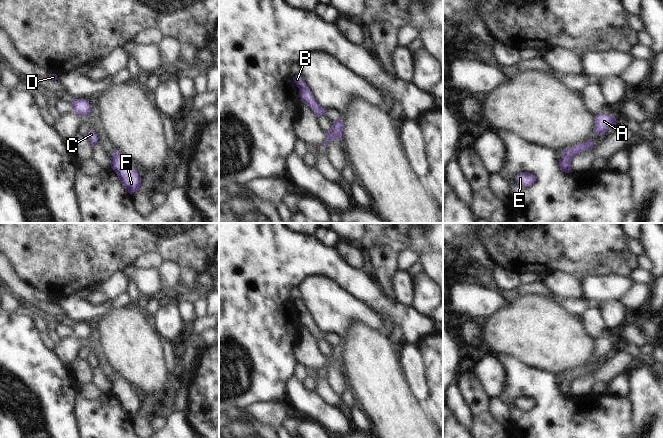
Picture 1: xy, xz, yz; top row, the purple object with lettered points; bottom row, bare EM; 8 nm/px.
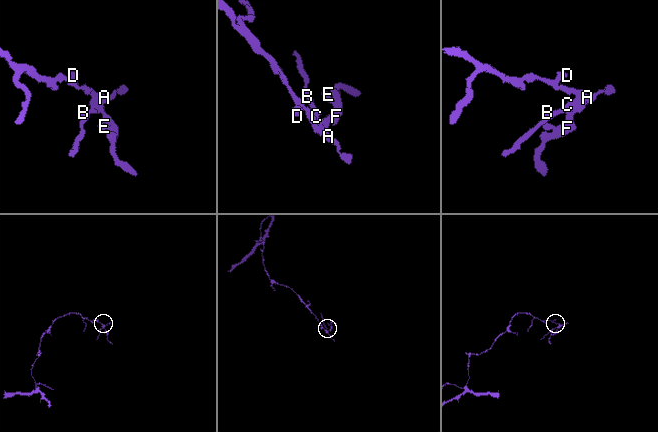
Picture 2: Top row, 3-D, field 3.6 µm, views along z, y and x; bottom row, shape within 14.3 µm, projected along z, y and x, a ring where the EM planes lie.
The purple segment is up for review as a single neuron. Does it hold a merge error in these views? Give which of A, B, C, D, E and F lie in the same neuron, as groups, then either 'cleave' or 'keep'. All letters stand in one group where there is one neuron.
groups A B C D E F; keep

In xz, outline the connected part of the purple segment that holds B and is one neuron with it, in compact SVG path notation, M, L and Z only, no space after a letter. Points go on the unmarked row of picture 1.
M301 299L293 301L293 304L299 312L299 320L303 327L306 327L316 340L327 338L327 336L315 325L309 311Z

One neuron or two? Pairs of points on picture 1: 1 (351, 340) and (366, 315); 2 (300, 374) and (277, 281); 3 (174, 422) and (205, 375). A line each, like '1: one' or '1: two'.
1: two
2: two
3: two

